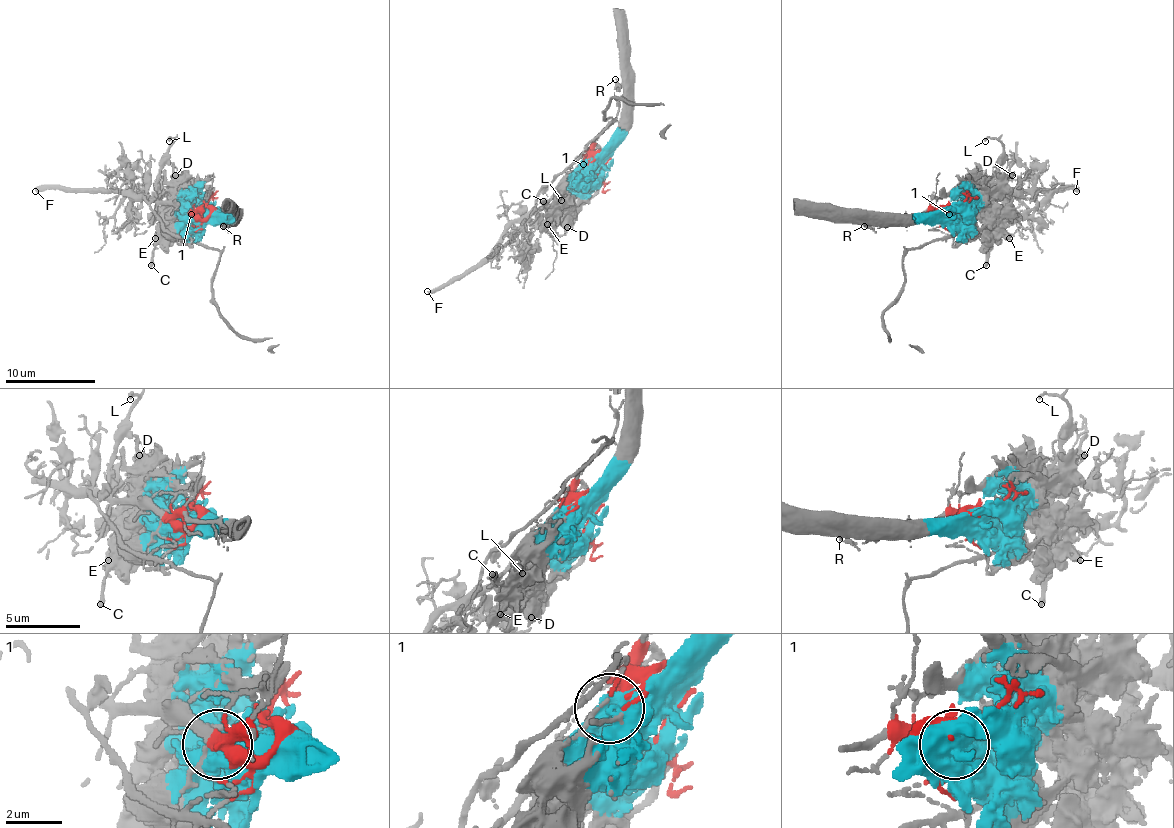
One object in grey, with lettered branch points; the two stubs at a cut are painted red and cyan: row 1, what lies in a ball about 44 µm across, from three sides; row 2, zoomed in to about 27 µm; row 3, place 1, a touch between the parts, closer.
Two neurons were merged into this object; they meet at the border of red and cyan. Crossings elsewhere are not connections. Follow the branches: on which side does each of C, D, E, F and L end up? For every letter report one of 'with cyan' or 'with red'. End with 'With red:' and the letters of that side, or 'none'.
C: with cyan
D: with cyan
E: with cyan
F: with red
L: with red
With red: F, L

